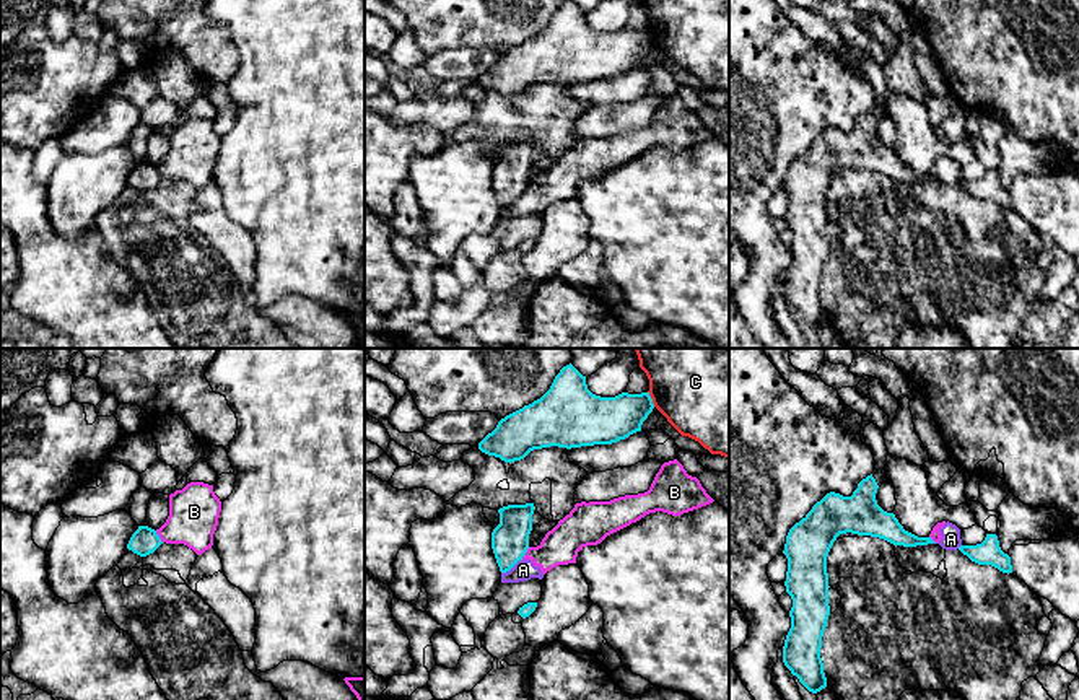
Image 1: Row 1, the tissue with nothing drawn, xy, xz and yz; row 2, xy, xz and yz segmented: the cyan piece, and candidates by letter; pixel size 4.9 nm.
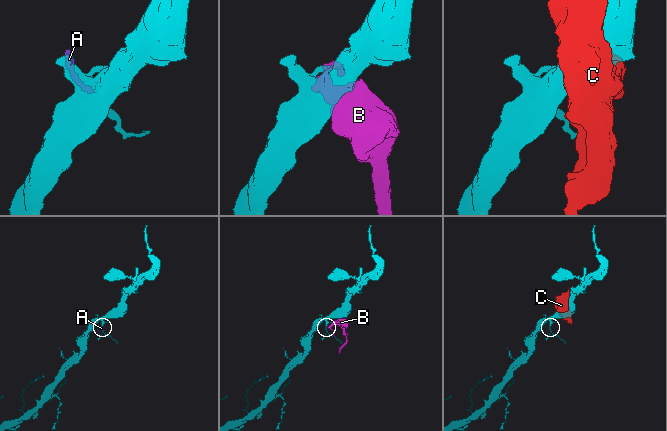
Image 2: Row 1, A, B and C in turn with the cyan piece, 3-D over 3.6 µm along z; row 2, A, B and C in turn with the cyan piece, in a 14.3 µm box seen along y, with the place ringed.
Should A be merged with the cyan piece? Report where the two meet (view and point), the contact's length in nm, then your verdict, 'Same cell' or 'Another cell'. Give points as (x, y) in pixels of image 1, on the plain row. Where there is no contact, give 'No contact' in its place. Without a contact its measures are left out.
Touches cyan at xz (511, 202). Shared border 130 nm. Another cell

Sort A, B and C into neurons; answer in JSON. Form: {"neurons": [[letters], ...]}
{"neurons": [["A", "B"], ["C"]]}

